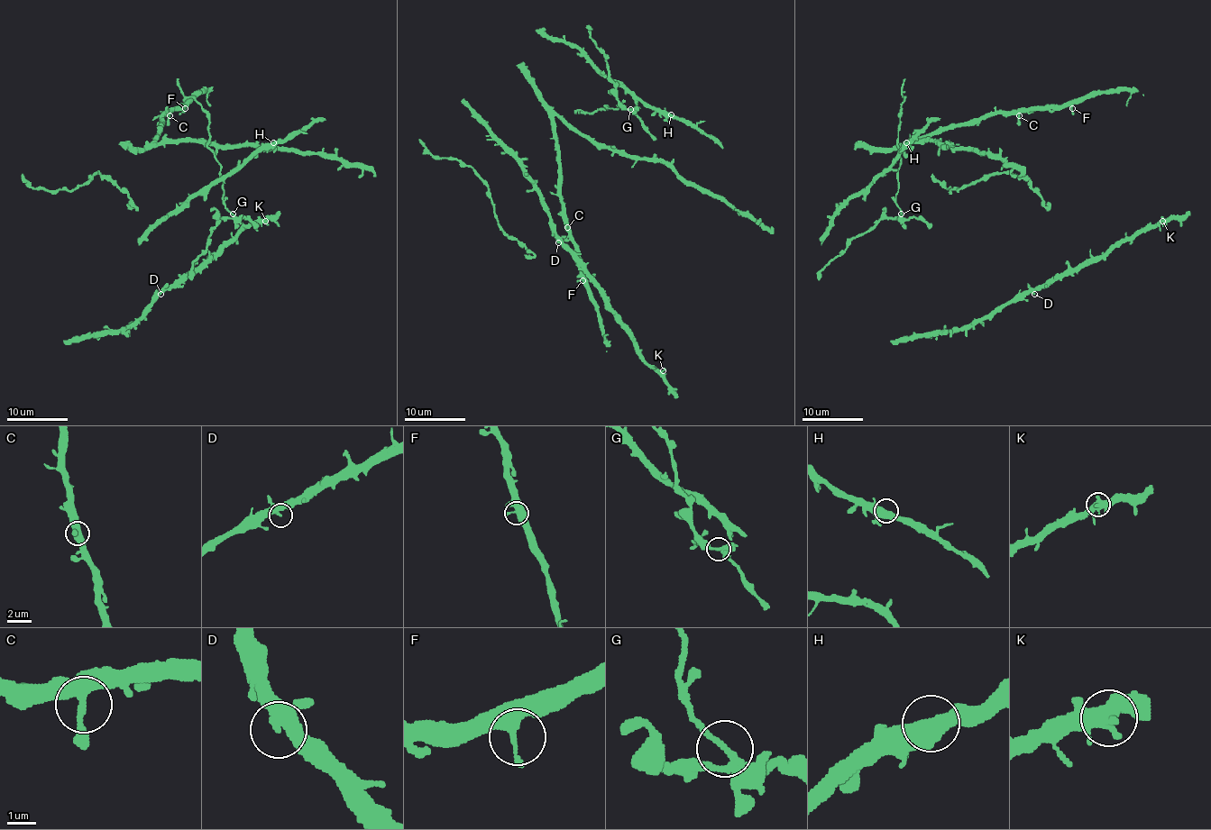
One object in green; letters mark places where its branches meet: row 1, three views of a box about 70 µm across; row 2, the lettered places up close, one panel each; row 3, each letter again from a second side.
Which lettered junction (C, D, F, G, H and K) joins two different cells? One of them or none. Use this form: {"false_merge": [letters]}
{"false_merge": ["G"]}

